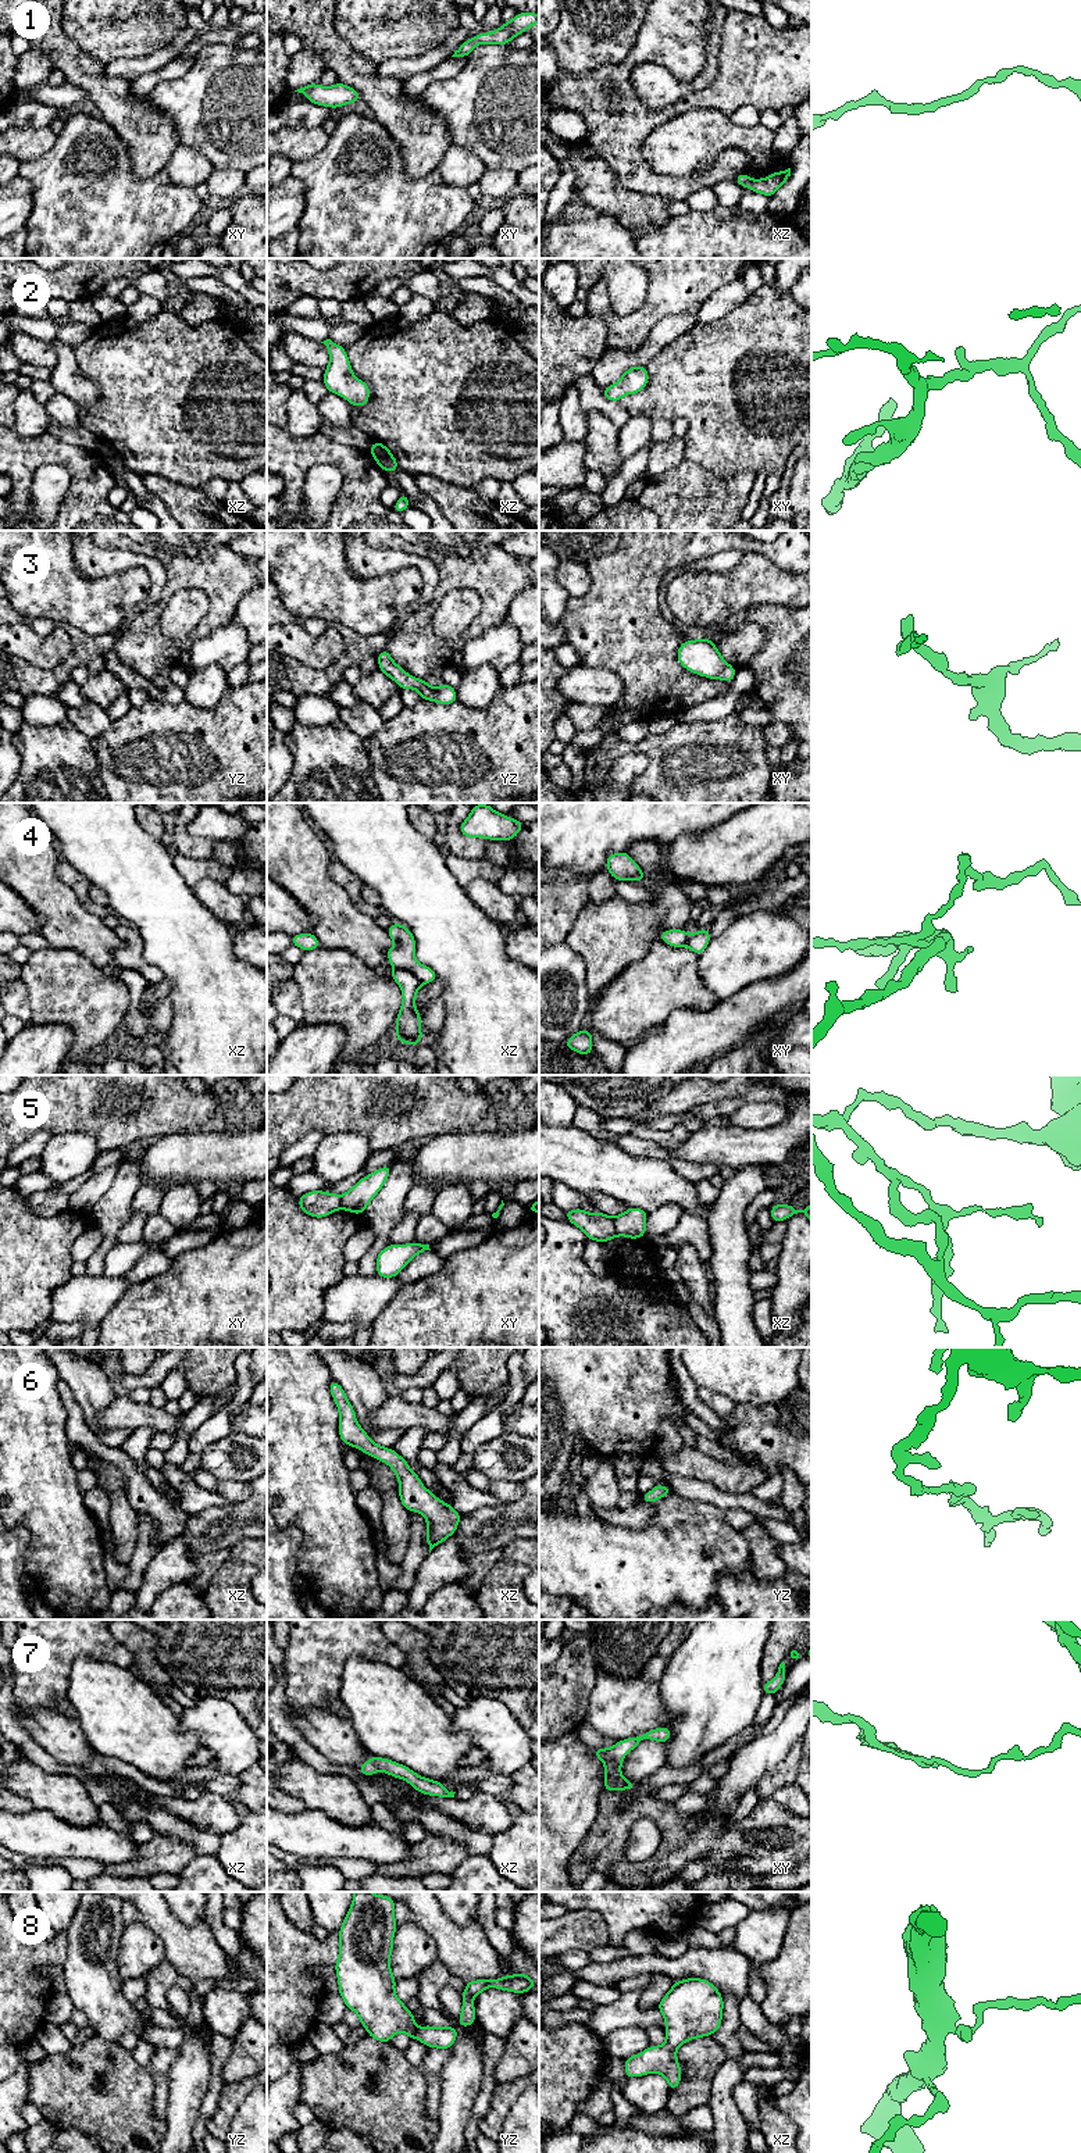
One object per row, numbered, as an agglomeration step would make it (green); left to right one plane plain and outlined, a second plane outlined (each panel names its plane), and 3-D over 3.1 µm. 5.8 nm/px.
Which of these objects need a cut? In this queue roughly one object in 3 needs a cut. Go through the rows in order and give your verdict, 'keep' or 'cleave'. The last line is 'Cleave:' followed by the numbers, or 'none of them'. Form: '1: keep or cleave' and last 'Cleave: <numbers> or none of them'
1: keep
2: keep
3: keep
4: keep
5: cleave
6: keep
7: keep
8: keep
Cleave: 5

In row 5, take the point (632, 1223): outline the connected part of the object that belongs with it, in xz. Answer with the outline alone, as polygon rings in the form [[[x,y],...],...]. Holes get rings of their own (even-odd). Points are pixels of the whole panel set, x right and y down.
[[[629,1207],[622,1214],[613,1218],[616,1224],[616,1235],[629,1239],[639,1239],[646,1235],[646,1211],[636,1207]]]

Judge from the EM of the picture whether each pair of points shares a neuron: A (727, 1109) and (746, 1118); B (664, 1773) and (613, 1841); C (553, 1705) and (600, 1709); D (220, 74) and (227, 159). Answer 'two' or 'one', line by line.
A: two
B: two
C: two
D: one

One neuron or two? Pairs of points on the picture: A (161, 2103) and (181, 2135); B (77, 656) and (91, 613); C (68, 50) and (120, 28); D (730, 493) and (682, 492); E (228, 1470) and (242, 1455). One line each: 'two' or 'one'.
A: two
B: two
C: two
D: one
E: one

